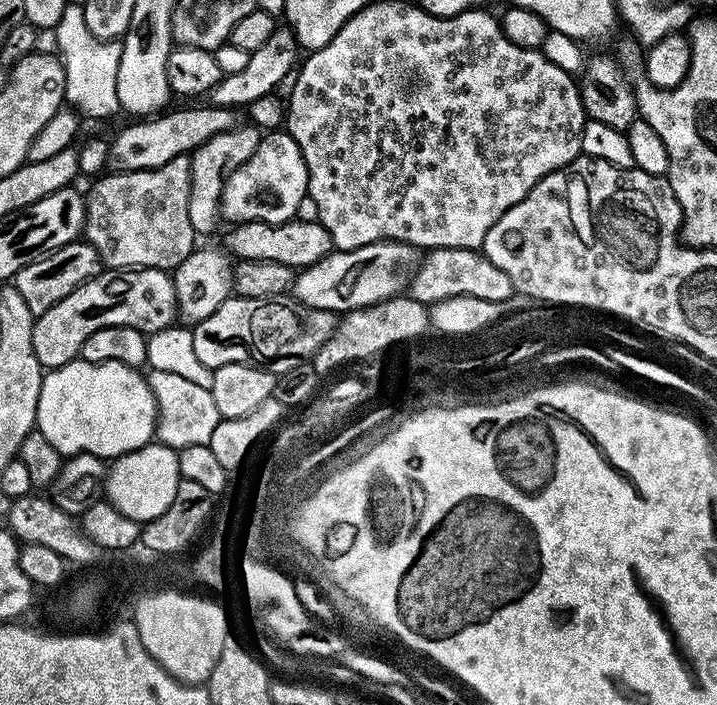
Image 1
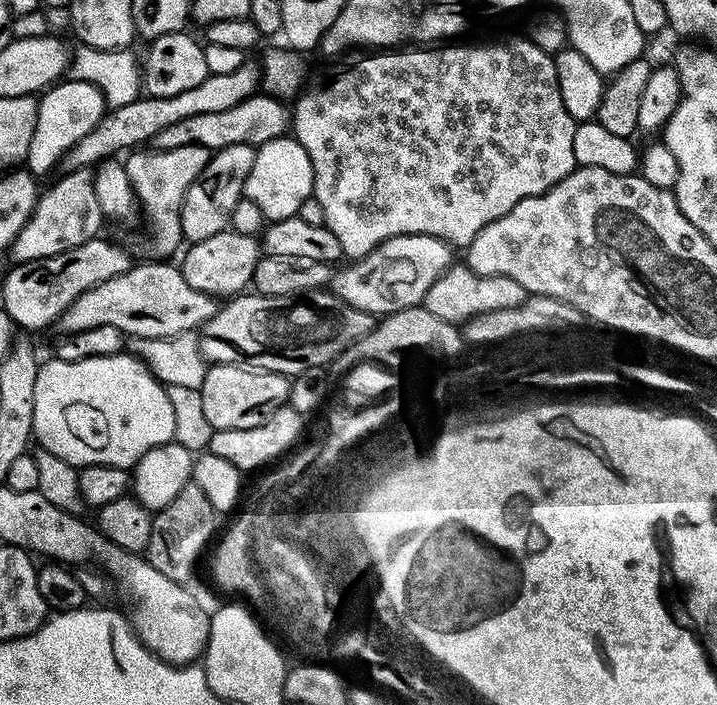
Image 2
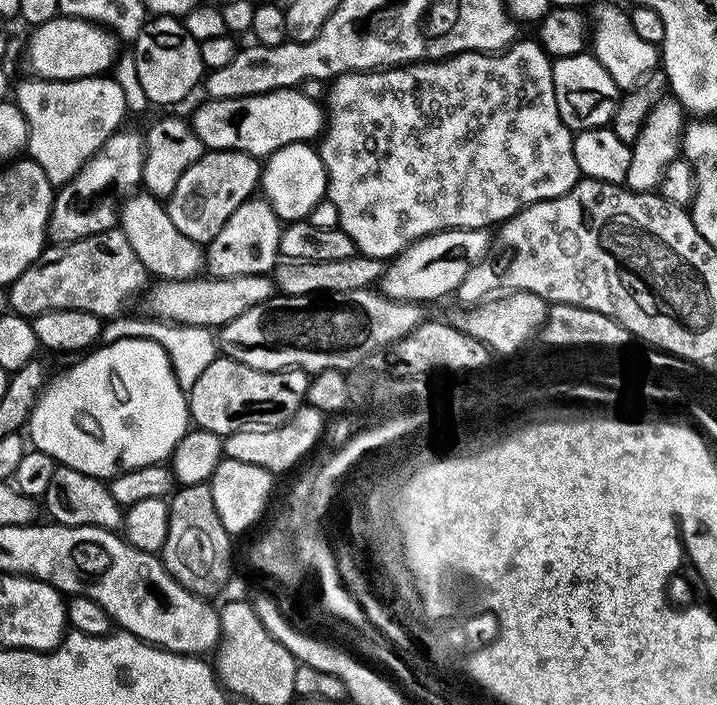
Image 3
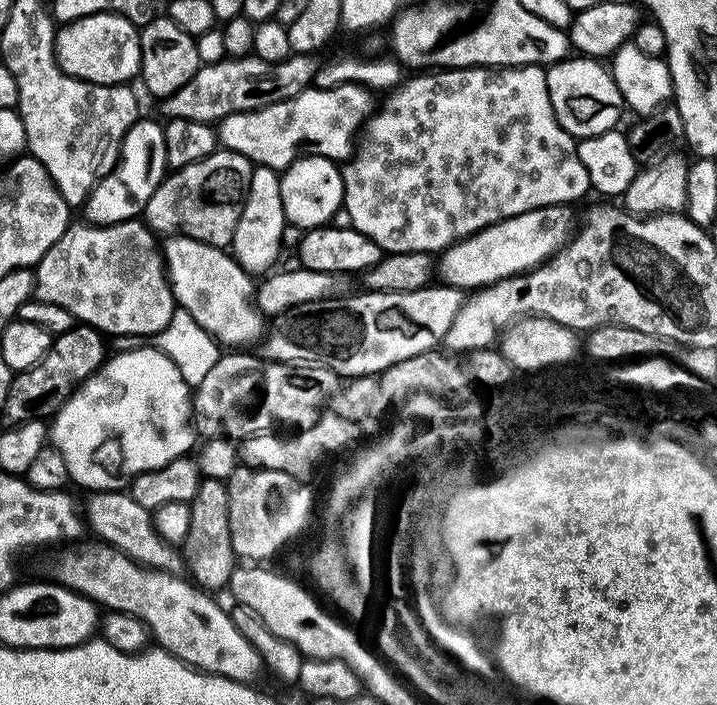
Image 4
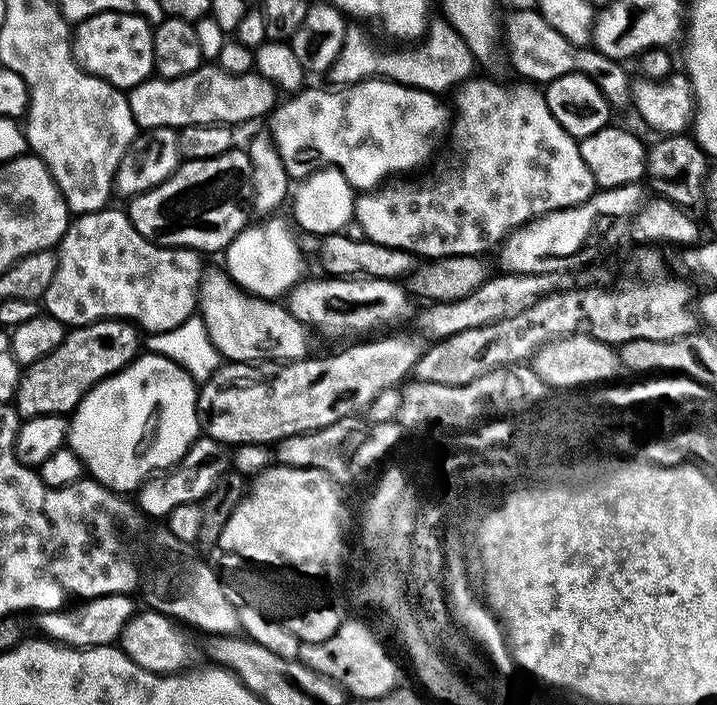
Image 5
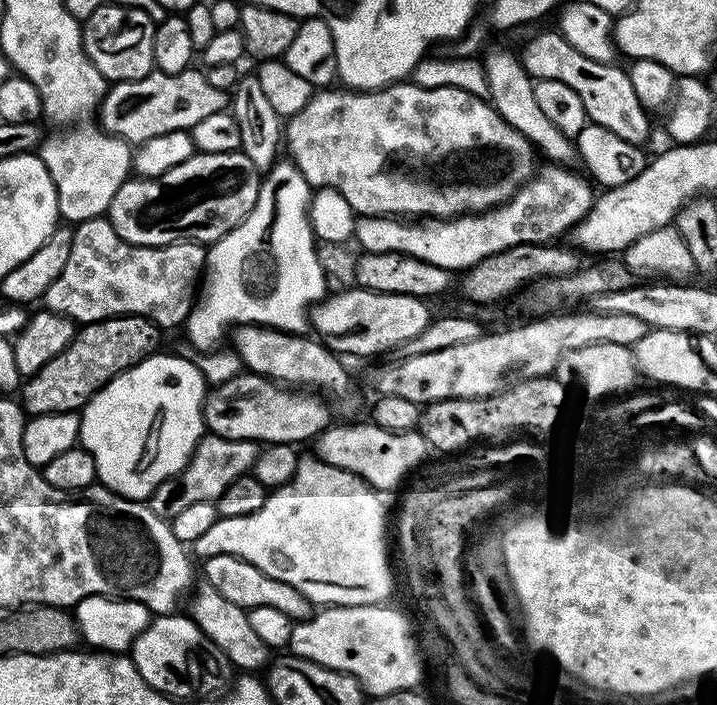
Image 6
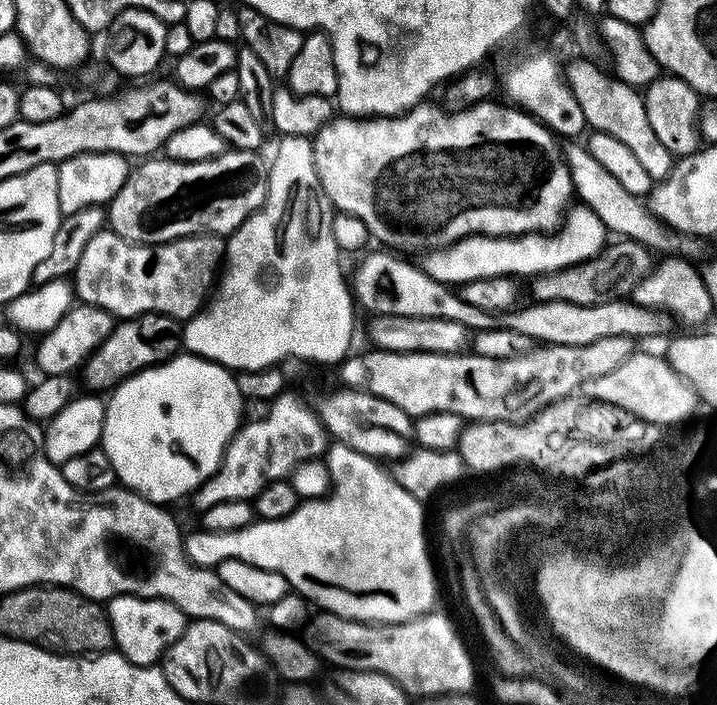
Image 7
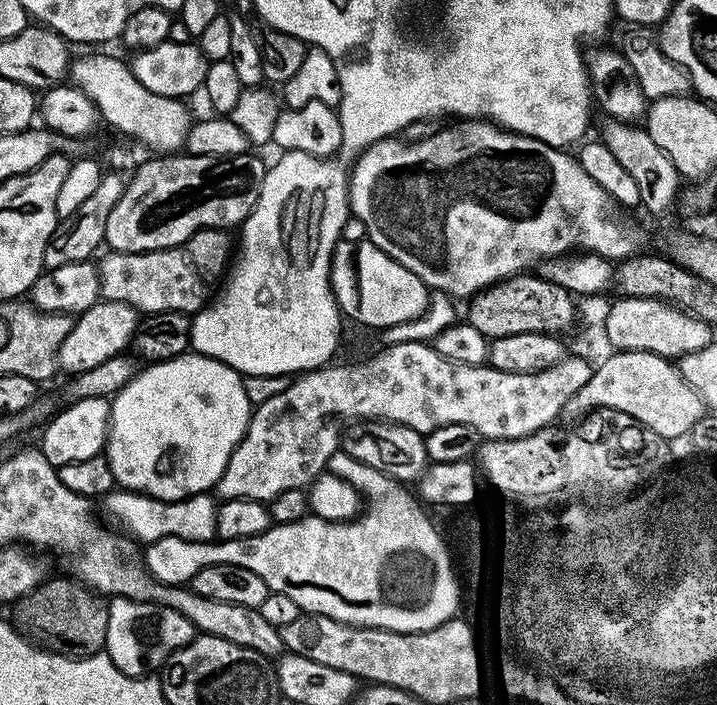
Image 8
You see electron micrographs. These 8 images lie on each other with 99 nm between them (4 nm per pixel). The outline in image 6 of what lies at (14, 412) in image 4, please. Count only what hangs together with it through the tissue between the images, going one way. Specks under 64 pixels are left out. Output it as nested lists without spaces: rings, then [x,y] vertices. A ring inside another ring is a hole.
[[[109,316],[106,320],[95,320],[93,324],[83,325],[73,335],[66,350],[62,350],[62,354],[50,358],[50,362],[46,362],[42,370],[38,370],[23,381],[18,392],[19,403],[29,417],[83,409],[84,405],[114,377],[122,375],[135,364],[141,364],[146,357],[153,355],[159,349],[156,347],[160,344],[160,335],[162,335],[161,329],[146,316]]]

